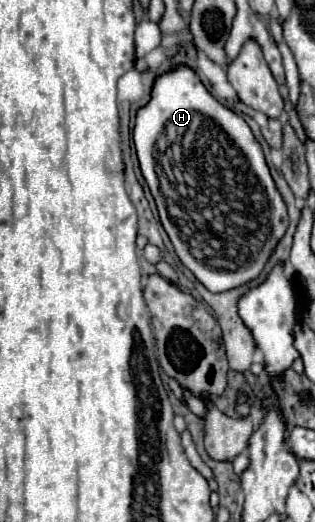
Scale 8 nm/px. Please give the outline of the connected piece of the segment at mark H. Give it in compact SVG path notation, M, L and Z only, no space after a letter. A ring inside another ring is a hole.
M179 67L163 77L159 77L153 85L153 93L151 93L151 101L139 109L137 113L137 119L135 119L135 129L133 129L133 141L135 141L135 149L137 149L137 157L139 157L139 163L141 163L141 171L143 171L143 177L157 201L157 207L159 207L159 217L161 217L161 223L175 247L175 253L177 257L181 259L181 263L211 291L211 293L221 293L225 289L233 289L237 285L243 285L251 279L255 279L265 263L269 261L275 245L279 243L279 239L285 235L287 231L287 225L289 225L289 219L287 219L287 209L285 209L285 203L279 195L279 191L275 189L275 183L269 175L269 167L265 163L265 157L263 157L263 151L259 147L259 143L255 141L249 125L245 123L243 117L239 117L237 113L233 113L231 109L227 109L225 105L221 105L205 87L203 83L199 81L199 77L195 75L195 71L191 71L189 67Z

